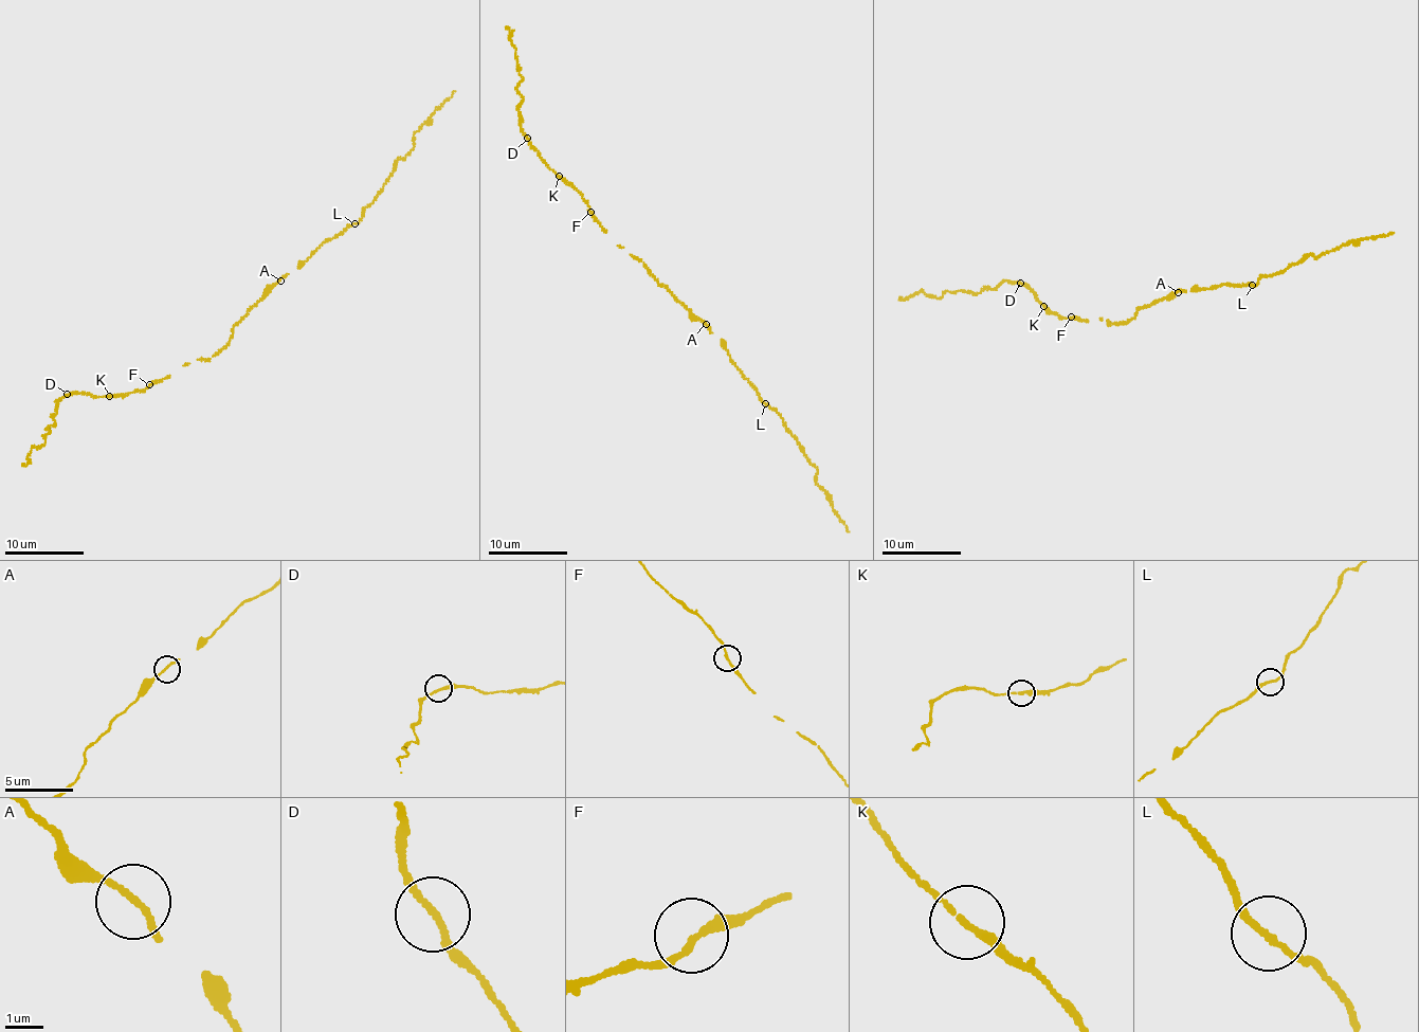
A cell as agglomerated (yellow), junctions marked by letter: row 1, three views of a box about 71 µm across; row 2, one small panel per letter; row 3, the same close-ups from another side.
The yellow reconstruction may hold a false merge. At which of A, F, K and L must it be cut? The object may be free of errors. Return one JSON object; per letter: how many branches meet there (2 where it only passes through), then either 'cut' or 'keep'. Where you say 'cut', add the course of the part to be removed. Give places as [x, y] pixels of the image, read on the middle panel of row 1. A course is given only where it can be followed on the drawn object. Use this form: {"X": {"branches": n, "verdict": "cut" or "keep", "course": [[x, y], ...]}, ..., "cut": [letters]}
{"A": {"branches": 2, "verdict": "keep"}, "F": {"branches": 2, "verdict": "keep"}, "K": {"branches": 2, "verdict": "keep"}, "L": {"branches": 2, "verdict": "keep"}, "cut": []}

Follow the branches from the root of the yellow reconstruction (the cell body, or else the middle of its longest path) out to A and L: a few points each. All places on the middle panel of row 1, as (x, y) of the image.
A: (670, 292), (691, 315), (706, 324)
L: (670, 292), (691, 315), (708, 326), (721, 340), (730, 361), (765, 403)

